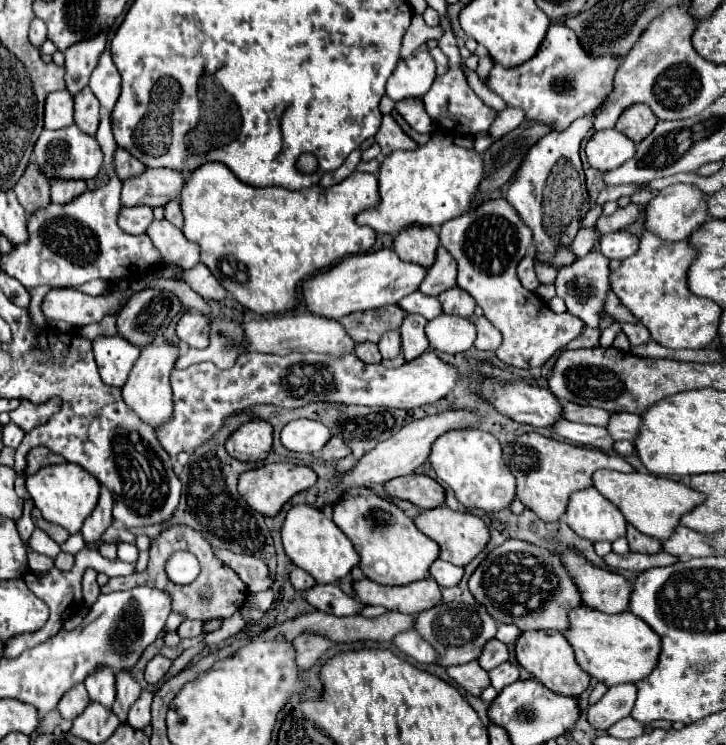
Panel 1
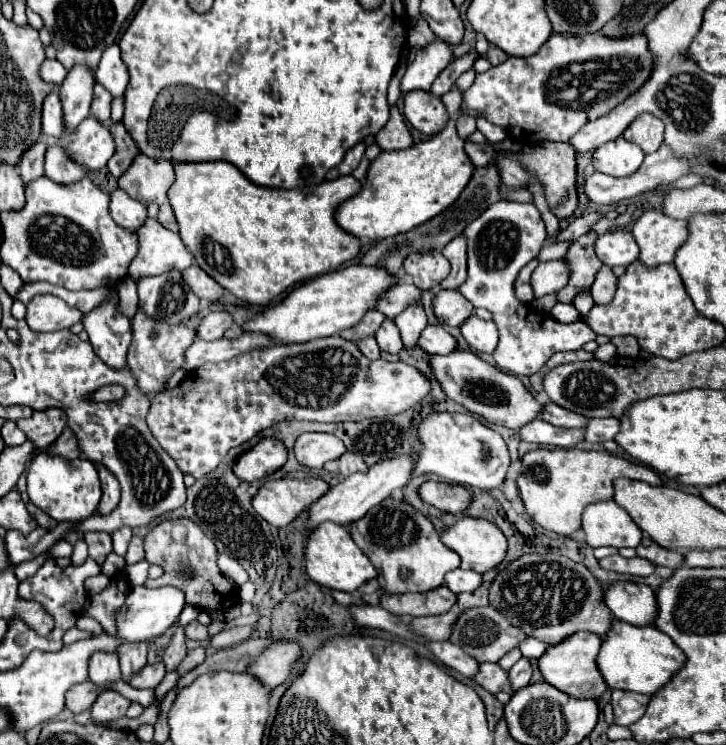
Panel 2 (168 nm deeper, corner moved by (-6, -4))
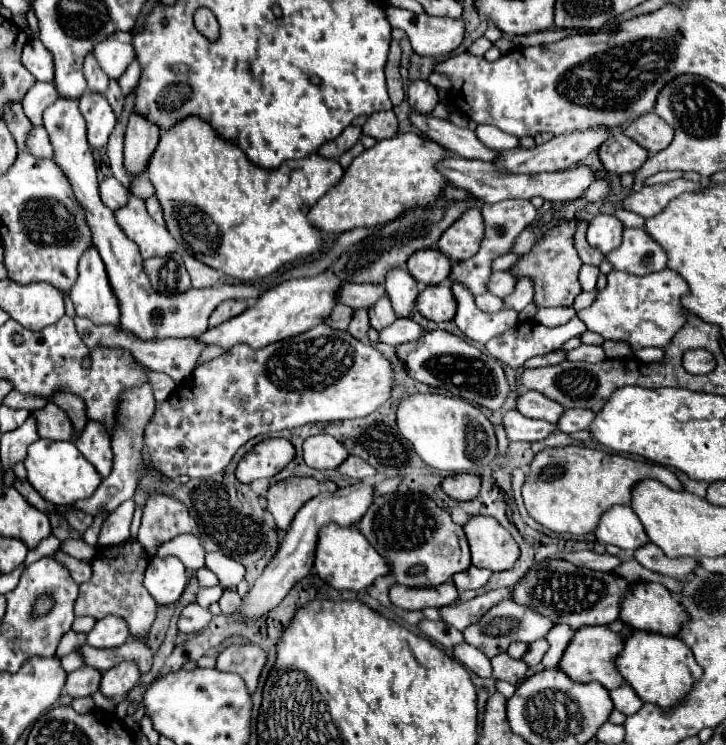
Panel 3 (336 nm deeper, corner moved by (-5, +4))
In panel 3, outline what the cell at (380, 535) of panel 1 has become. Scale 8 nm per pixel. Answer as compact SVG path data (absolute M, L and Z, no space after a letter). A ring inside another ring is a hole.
M396 492L376 496L358 528L380 556L386 558L396 582L402 586L440 586L470 566L470 550L462 526L454 524L446 510L438 508L430 498L424 500L420 494Z

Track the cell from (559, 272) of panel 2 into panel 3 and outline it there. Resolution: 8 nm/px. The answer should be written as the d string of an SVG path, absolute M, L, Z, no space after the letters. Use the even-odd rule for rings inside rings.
M520 278L516 290L508 298L504 298L504 308L520 312L530 302L532 302L532 278Z

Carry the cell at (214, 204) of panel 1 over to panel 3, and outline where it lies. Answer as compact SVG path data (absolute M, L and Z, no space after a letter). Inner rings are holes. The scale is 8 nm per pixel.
M190 116L186 122L182 120L178 126L168 130L168 134L164 132L148 164L148 178L156 188L168 230L176 242L196 260L248 284L256 284L276 274L280 268L294 264L296 260L308 260L320 252L324 236L322 230L308 220L306 210L318 202L322 192L328 192L336 182L340 182L342 176L344 170L336 160L324 160L318 154L302 160L288 160L278 170L258 168L248 162L238 146L216 136L212 126L196 116Z

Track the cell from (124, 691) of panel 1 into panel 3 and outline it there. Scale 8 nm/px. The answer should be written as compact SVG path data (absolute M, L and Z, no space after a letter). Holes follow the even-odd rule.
M128 540L112 548L102 548L98 556L92 560L92 570L94 570L92 580L86 584L80 584L80 596L76 600L74 614L92 616L96 620L106 618L108 614L118 616L128 624L132 640L136 642L144 640L144 636L150 632L150 626L156 618L156 608L158 608L154 598L142 586L148 558L150 556L146 554L146 550L140 546L138 540Z

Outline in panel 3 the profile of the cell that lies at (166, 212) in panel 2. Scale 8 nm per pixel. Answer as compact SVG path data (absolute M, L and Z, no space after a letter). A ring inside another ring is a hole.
M150 196L150 198L146 200L146 208L148 208L150 216L152 216L158 224L166 224L166 222L164 222L164 214L162 214L162 210L160 210L160 202L158 202L156 196Z

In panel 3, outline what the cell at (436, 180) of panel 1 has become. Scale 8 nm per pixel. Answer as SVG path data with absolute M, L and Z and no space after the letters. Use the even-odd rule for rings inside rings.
M412 132L380 140L376 146L354 158L344 178L310 208L308 216L314 226L334 234L392 222L410 208L432 204L444 192L450 182L436 170L436 162L450 156L450 150Z

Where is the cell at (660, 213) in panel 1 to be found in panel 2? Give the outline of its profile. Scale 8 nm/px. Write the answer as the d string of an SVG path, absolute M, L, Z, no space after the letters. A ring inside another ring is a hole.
M645 210L633 224L633 238L639 246L639 262L647 268L669 264L687 238L687 222L665 218L659 210Z

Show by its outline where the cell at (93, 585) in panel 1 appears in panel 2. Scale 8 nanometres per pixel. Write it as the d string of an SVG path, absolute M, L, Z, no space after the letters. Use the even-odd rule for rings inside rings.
M87 532L85 542L89 546L89 556L95 562L105 562L105 556L111 552L111 536L107 532Z

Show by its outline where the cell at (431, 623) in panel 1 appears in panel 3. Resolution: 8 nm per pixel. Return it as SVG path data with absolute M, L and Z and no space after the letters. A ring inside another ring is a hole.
M504 600L498 602L496 606L492 606L492 610L488 610L480 622L474 622L472 626L468 626L462 634L464 640L472 646L476 646L478 650L482 650L488 658L506 652L508 644L514 640L522 640L522 642L534 642L538 638L544 638L546 632L552 628L552 622L540 614L536 614L534 610L526 608L526 606L516 606L512 600Z

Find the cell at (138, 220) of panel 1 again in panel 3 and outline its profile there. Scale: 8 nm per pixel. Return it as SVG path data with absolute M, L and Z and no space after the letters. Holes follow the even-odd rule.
M106 178L104 182L100 182L100 198L108 208L120 210L120 206L124 206L124 202L128 200L128 188L116 178Z

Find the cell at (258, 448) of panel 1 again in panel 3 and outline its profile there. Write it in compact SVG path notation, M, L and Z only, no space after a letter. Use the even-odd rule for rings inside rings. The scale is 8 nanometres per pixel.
M286 438L262 440L254 446L252 454L238 462L236 478L240 478L244 484L250 484L258 478L272 478L294 458L294 454L294 446Z

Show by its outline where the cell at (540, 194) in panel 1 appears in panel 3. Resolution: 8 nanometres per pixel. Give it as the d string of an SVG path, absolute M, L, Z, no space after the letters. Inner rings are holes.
M410 112L410 120L430 140L438 142L440 146L448 148L450 152L454 152L462 158L486 160L486 162L496 162L496 158L500 158L500 152L484 146L476 138L474 130L470 130L470 128L458 128L448 120L438 120L434 116L424 116L424 114L416 114L416 112Z

